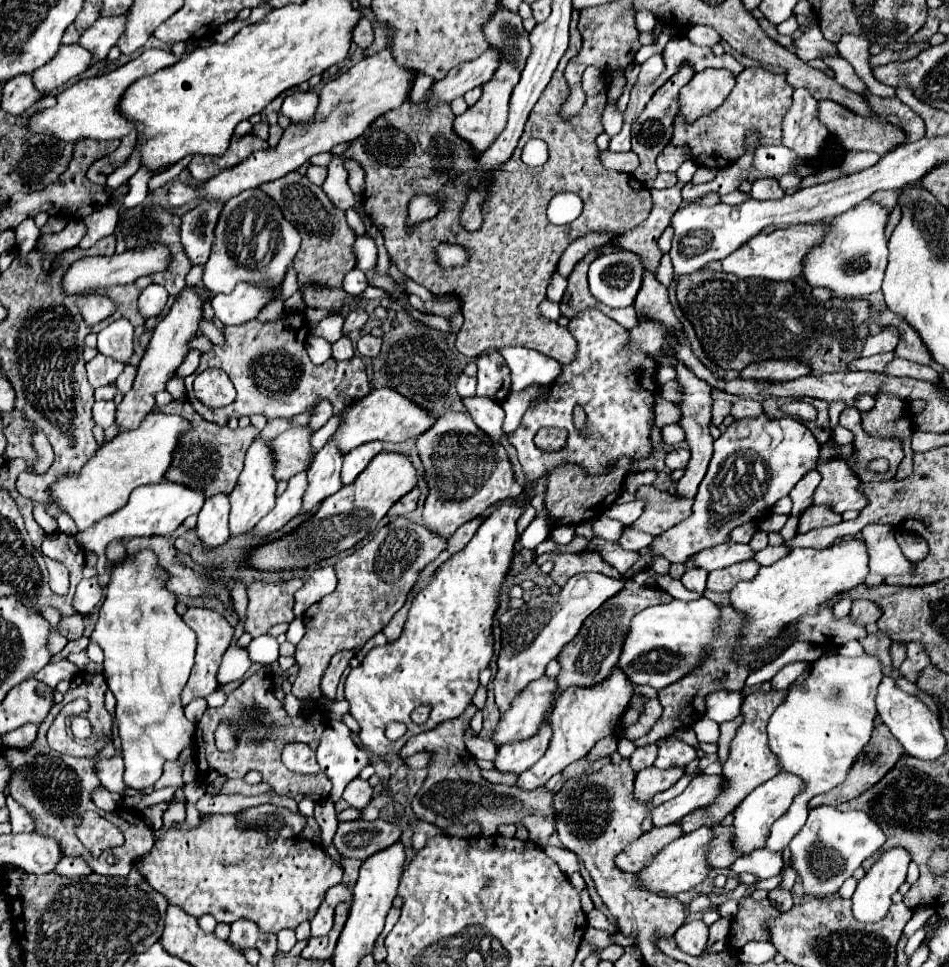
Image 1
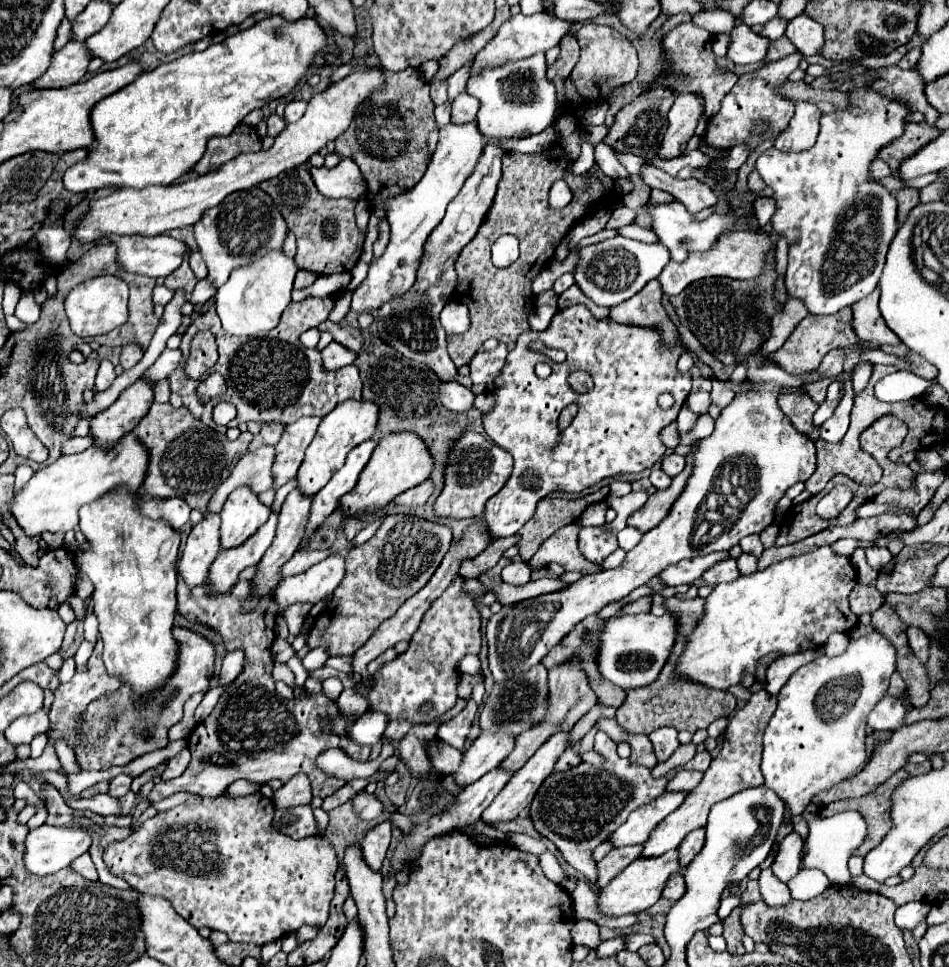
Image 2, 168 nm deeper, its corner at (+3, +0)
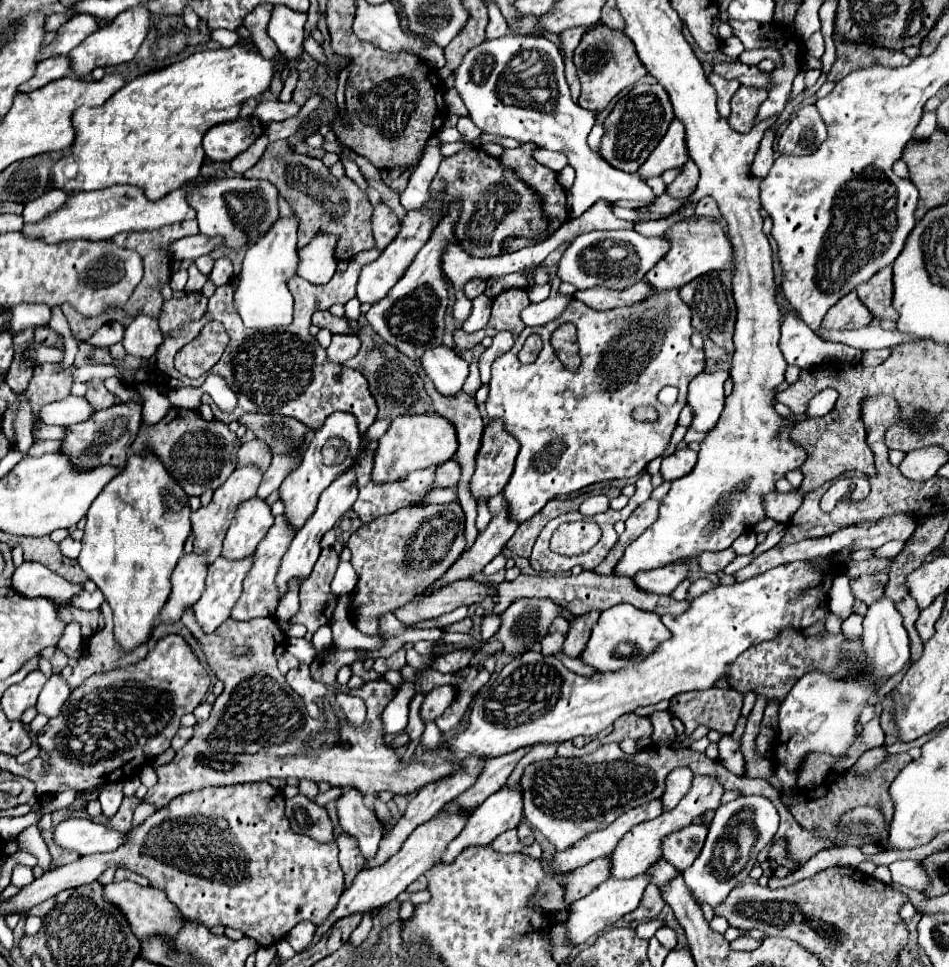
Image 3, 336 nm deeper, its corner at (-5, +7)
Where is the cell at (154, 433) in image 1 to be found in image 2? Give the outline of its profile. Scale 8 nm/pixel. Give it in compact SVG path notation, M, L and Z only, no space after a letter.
M130 432L112 450L100 450L90 446L88 450L72 456L60 456L54 464L40 468L34 476L14 492L10 514L28 536L40 536L42 532L68 532L78 526L78 510L106 494L118 484L136 492L144 482L144 468L148 466L148 454Z

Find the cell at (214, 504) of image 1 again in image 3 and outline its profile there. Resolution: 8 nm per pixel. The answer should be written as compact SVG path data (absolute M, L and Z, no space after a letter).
M196 551L182 555L172 573L172 593L160 613L162 623L180 619L182 611L200 599L204 591L206 571L208 571L208 561L204 559L204 555Z

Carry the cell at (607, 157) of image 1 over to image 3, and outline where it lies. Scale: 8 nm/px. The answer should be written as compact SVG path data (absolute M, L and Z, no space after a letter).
M710 195L702 197L702 199L696 203L696 215L698 215L698 217L714 217L714 219L718 219L718 217L720 217L720 211L718 211L718 207L716 207L716 201L714 201Z

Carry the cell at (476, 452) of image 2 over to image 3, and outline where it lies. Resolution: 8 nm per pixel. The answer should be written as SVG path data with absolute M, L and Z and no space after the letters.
M490 421L482 435L482 445L476 453L476 469L470 479L470 493L474 499L490 499L502 493L514 471L518 449L518 441L504 431L504 425L500 421Z

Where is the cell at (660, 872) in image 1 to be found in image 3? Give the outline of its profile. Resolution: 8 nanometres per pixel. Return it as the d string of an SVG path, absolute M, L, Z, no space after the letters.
M636 875L632 879L606 879L602 885L598 885L590 895L582 897L576 901L570 909L570 915L566 919L566 929L568 929L568 939L572 943L584 943L588 937L604 931L618 919L622 919L626 913L634 911L644 895L644 889L652 883L652 877L646 875Z

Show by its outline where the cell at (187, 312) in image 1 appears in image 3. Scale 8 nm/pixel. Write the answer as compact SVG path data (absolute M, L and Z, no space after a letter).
M136 401L116 403L112 407L96 411L88 421L68 427L68 435L62 441L62 453L72 455L72 463L80 469L92 469L98 465L124 465L128 459L128 449L138 435L142 421L142 405Z

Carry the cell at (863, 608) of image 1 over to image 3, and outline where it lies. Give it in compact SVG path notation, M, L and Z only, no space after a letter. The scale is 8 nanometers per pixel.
M874 573L874 575L862 575L856 579L850 579L850 589L856 599L864 601L866 605L872 605L884 595L886 583L888 583L886 573Z

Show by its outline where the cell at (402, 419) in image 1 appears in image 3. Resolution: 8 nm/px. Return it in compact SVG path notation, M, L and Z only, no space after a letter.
M338 411L338 413L332 413L324 427L320 427L316 433L314 433L314 439L308 447L308 451L304 453L302 457L302 465L298 467L298 473L294 471L292 475L288 475L284 479L284 483L280 485L280 499L284 501L286 505L286 519L288 523L294 527L294 529L300 529L306 519L314 513L316 509L316 503L318 503L318 497L320 493L340 475L344 473L346 469L352 467L352 459L358 455L358 445L360 445L360 433L358 433L358 423L356 423L356 417L354 415L348 415L344 411Z

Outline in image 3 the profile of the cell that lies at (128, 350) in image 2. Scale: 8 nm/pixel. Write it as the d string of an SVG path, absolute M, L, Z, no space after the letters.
M140 315L126 327L122 345L128 355L150 359L152 355L156 355L162 341L164 341L164 335L158 329L158 321L152 317Z

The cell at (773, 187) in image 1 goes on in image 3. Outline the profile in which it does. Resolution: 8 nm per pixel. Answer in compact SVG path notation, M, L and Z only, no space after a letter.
M770 131L764 133L764 139L760 143L760 149L754 157L754 163L752 163L752 173L758 175L758 177L764 177L768 175L772 163L774 163L774 149L772 149L772 143L774 143L774 135Z

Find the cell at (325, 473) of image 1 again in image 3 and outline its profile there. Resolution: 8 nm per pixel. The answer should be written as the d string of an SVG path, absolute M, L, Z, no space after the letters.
M278 515L274 525L270 527L268 535L258 543L256 551L254 551L254 565L248 571L246 579L244 579L244 591L238 599L238 603L232 609L232 617L238 621L248 621L254 617L268 617L274 615L276 605L278 605L278 595L276 595L276 571L280 569L280 559L284 557L284 551L288 551L292 539L296 535L296 529L290 529L286 523L284 515Z

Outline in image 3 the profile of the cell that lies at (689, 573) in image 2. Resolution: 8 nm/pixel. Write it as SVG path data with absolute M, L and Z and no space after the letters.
M672 563L668 567L644 571L634 577L636 585L644 591L652 591L656 595L670 595L678 583L688 577L688 563Z

